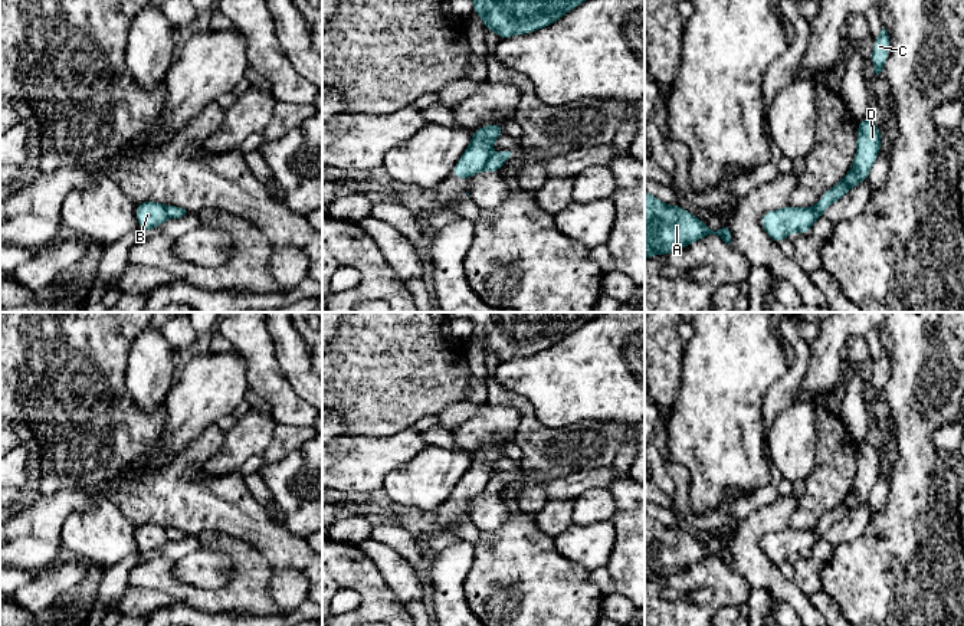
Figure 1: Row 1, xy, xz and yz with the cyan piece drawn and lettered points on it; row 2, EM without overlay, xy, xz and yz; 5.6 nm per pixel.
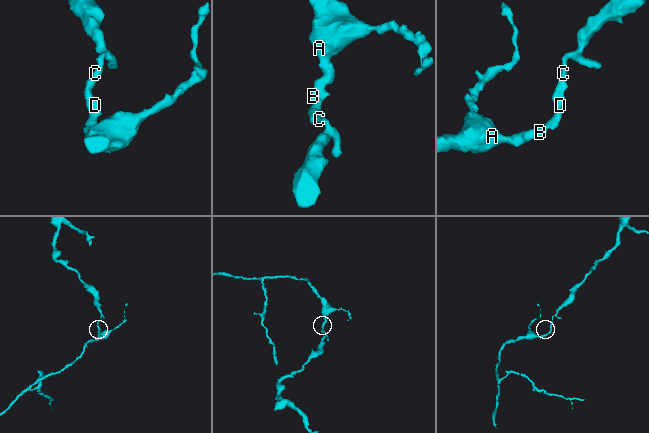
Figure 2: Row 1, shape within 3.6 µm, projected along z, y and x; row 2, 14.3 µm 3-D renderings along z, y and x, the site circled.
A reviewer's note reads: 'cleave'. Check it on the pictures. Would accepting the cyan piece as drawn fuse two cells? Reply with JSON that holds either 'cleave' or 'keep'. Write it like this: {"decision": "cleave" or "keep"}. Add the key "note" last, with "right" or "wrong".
{"decision": "cleave", "note": "right"}

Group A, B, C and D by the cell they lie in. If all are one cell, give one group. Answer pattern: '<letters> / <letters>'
A B / C D

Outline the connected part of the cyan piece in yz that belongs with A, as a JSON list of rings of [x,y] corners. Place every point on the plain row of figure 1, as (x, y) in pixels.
[[[645,512],[645,581],[673,576],[709,557],[731,566],[728,550],[711,553],[682,528],[669,528]]]

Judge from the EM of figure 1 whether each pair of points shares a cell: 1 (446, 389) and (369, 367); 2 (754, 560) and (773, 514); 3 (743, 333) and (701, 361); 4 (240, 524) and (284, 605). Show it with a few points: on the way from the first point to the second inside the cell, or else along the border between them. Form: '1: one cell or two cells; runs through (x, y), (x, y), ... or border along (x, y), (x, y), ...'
1: one cell; runs through (428, 370), (422, 367), (387, 367)
2: one cell; runs through (753, 549), (753, 534), (761, 525)
3: one cell; runs through (733, 343), (711, 361)
4: two cells; border along (274, 567), (298, 569), (307, 577)

